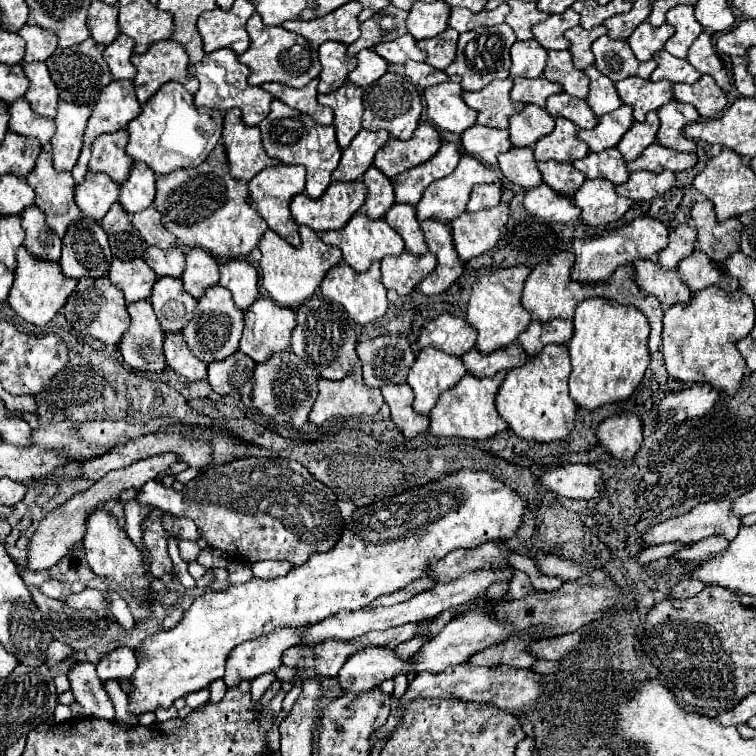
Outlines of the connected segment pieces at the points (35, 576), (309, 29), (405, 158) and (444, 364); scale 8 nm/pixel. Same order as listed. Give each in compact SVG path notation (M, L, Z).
M18 567L18 573L22 577L25 584L40 586L43 582L49 580L49 571L43 570L32 572L24 567Z
M350 1L340 9L328 13L326 17L318 17L312 21L294 19L294 21L282 23L282 27L306 37L314 49L318 49L328 39L350 45L360 37L360 27L358 27L360 11L362 11L362 5L358 1Z
M420 121L412 139L400 141L390 137L386 145L376 153L374 167L380 169L386 177L394 177L406 169L426 163L438 149L442 141L436 129L428 121Z
M424 347L408 371L406 383L414 391L414 411L428 415L440 393L452 389L466 373L460 357L446 355L434 347Z

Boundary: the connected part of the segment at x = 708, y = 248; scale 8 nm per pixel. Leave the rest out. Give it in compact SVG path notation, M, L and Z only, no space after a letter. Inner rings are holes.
M700 199L698 203L694 203L692 219L698 231L696 251L706 253L714 263L726 261L730 253L740 249L740 221L736 217L728 221L718 221L714 215L714 205L708 199Z

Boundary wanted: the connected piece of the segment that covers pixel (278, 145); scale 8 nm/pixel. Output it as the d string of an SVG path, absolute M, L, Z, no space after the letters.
M280 99L272 101L272 111L258 125L262 131L262 143L270 157L280 159L286 165L304 165L306 167L306 195L318 199L326 187L332 183L332 171L338 167L342 149L336 143L336 133L332 125L320 125L310 115L300 113Z

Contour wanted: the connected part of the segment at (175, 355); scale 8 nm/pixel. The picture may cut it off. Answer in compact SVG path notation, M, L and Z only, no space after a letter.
M182 333L164 335L164 355L166 355L166 363L188 381L206 379L206 363L192 355L192 351L184 343Z

